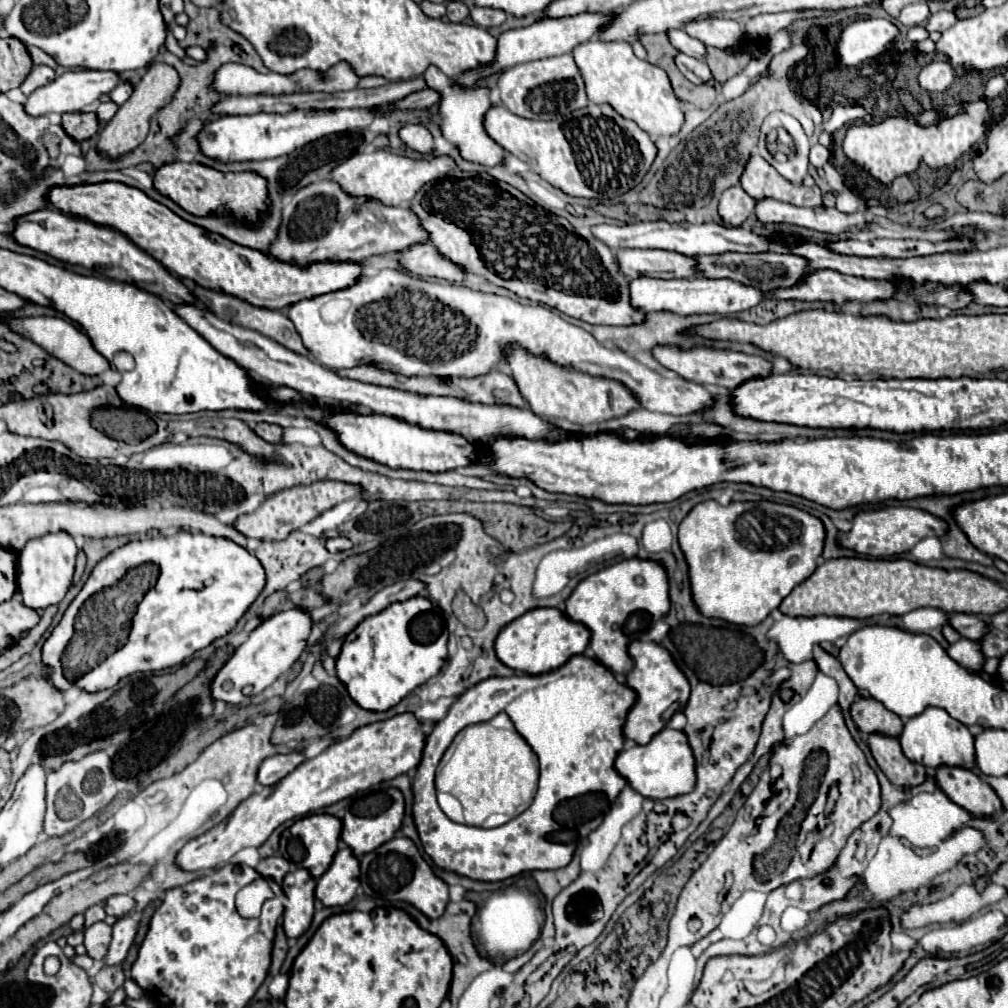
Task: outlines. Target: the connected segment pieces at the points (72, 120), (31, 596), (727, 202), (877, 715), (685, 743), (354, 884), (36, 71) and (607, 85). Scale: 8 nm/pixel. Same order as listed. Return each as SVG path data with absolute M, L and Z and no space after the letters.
M65 113L63 115L63 129L79 141L93 137L99 129L95 113Z
M51 533L43 535L39 539L31 539L21 551L19 551L19 571L17 571L17 583L19 593L23 597L23 605L33 609L45 609L49 605L59 603L67 589L71 587L71 579L75 573L75 559L77 559L77 545L67 533Z
M731 187L721 195L719 215L725 221L725 225L739 227L749 215L753 215L753 211L755 211L755 199L751 199L741 187Z
M859 697L851 705L851 715L853 715L853 721L857 723L857 727L867 735L881 733L887 737L899 737L903 731L903 721L871 697L867 697L867 699Z
M665 727L647 745L635 745L635 747L623 749L615 761L615 767L635 791L639 791L643 797L649 797L649 799L669 799L669 797L685 795L697 783L695 757L693 757L689 739L685 731L677 731L671 727Z
M349 847L339 849L331 867L317 879L315 895L325 907L347 905L359 887L359 861Z
M35 65L31 69L31 73L27 75L27 79L21 83L21 91L25 95L31 95L35 89L51 83L55 79L55 71L51 67L45 67L45 65Z
M589 39L587 43L575 47L573 57L585 79L587 97L591 103L611 105L621 117L635 121L651 137L671 137L679 133L685 121L685 111L679 97L675 97L667 73L661 67L635 57L629 43Z

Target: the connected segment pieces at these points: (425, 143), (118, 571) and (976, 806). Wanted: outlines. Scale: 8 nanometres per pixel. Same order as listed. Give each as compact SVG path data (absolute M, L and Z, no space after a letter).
M407 123L399 129L399 137L401 141L423 155L431 155L435 151L433 147L433 135L429 133L429 129L425 125L415 125L415 123Z
M183 531L171 537L147 537L143 541L131 541L97 563L85 587L73 599L63 619L45 641L43 661L53 667L51 677L55 679L57 687L61 685L61 679L65 679L61 673L61 655L73 637L73 621L81 605L93 593L115 585L133 565L141 563L155 563L161 569L157 585L139 603L125 647L77 679L79 687L85 691L109 689L119 679L137 671L161 671L183 663L195 651L227 635L265 587L265 569L261 567L259 559L231 539Z
M939 767L937 785L953 803L969 811L973 817L993 817L1003 811L1001 801L997 801L997 793L973 771Z

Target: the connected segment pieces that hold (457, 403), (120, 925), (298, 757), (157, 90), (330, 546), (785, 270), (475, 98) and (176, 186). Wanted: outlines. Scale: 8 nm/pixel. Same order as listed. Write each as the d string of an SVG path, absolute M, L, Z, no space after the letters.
M181 303L181 305L171 305L171 309L189 325L203 335L221 355L227 355L239 367L249 371L253 377L275 383L275 385L285 385L285 387L295 387L297 391L303 391L303 395L315 395L315 399L335 399L335 403L359 403L365 409L371 409L373 413L403 419L411 425L419 425L423 429L435 429L435 431L447 431L447 433L457 433L463 435L465 439L475 439L475 441L493 441L497 437L521 437L521 439L543 439L549 443L563 441L571 435L577 435L575 431L561 429L559 425L545 421L537 417L531 409L519 409L519 407L499 407L499 405L483 405L483 403L469 403L457 397L435 397L435 395L417 395L409 391L399 391L399 389L389 389L389 387L379 387L379 385L369 385L353 379L343 379L331 371L327 371L323 365L315 363L313 359L299 355L281 343L273 341L271 337L261 335L259 331L245 329L241 325L227 323L219 319L215 313L209 309L203 309L193 303Z
M123 915L113 923L113 941L109 945L105 965L117 965L127 957L127 951L137 935L137 929L139 929L139 921L131 919L129 915Z
M291 751L287 755L273 755L267 757L259 767L259 783L261 785L273 785L285 775L289 775L297 765L305 761L305 755L299 751Z
M153 63L145 77L139 81L139 85L135 87L133 95L129 97L129 101L125 105L119 107L119 111L115 113L115 117L101 129L101 137L99 137L99 143L97 143L97 149L109 157L117 157L117 155L123 155L131 149L135 149L139 143L143 143L145 135L147 135L147 127L149 127L149 119L151 115L167 105L173 97L173 93L177 91L179 87L179 75L177 71L171 67L171 65L165 65L165 63Z
M335 537L335 539L327 539L327 541L325 541L325 547L327 547L329 553L339 553L339 551L351 549L353 543L351 543L347 537Z
M763 251L763 253L719 253L719 255L695 255L695 271L699 277L705 279L733 279L743 285L751 285L759 289L761 293L769 295L777 289L787 289L793 285L799 285L809 273L809 261L795 253L775 253L775 251Z
M429 67L423 73L423 79L427 83L429 89L435 89L439 93L439 125L441 125L441 133L443 137L457 145L459 153L463 159L479 163L479 165L487 165L487 167L495 167L505 163L505 149L499 147L485 131L483 127L483 119L485 113L489 111L489 107L493 107L495 103L491 101L491 91L487 87L459 87L455 79L443 75L437 67Z
M175 161L175 163L165 163L159 169L155 169L153 187L193 215L233 213L237 219L245 219L249 225L255 225L257 215L261 215L269 207L267 181L249 171L221 173L221 171L215 171L215 169L199 165L199 163Z

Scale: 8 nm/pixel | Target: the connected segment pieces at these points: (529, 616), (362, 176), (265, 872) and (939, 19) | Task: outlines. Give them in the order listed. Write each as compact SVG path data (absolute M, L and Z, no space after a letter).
M537 607L505 625L495 641L497 657L511 669L539 675L561 667L573 655L579 655L589 645L589 629L583 623L571 621L563 611L553 607Z
M377 149L373 153L357 153L351 159L345 159L331 171L331 179L351 197L377 199L383 205L397 207L411 201L425 183L437 179L441 173L447 173L449 169L455 169L455 163L447 155L415 161L409 157L395 155L387 149Z
M277 855L265 857L265 859L259 863L259 875L261 875L261 877L271 877L271 879L275 879L277 883L283 881L283 877L287 875L289 869L291 869L291 863L289 863L287 859L283 859L283 857L277 857Z
M937 11L937 13L933 13L931 17L929 17L929 21L927 21L927 31L945 31L945 29L949 29L953 23L957 21L957 17L955 17L955 13L953 11Z

